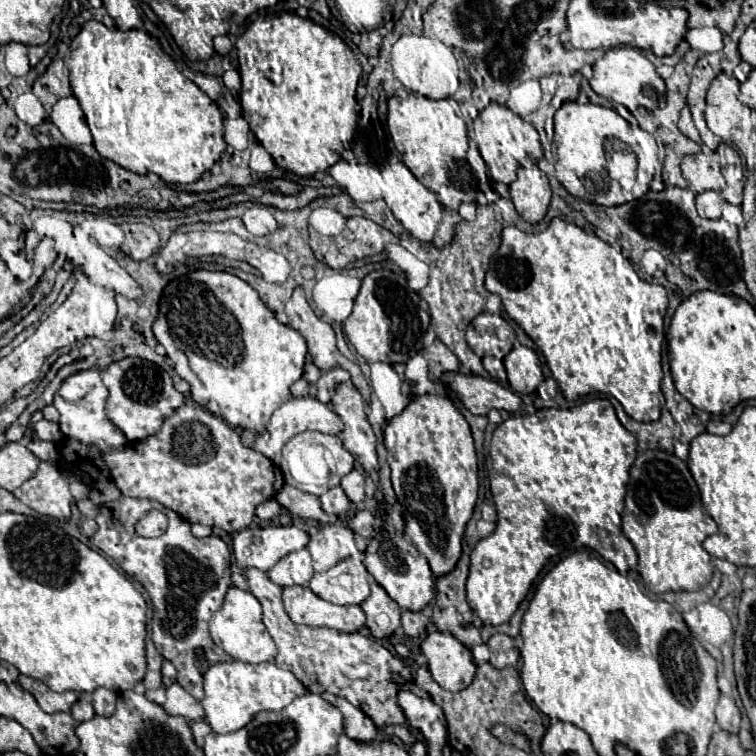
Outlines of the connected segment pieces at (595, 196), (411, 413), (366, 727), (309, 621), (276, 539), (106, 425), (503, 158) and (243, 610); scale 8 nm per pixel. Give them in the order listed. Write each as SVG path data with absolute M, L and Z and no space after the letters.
M566 102L562 108L554 114L554 136L552 152L556 158L556 178L560 184L572 194L582 198L590 204L600 206L620 206L632 200L642 198L652 182L654 170L656 170L656 144L654 148L644 148L648 144L636 142L632 126L612 108L604 108L598 104L578 104L578 102Z
M412 396L408 406L386 424L384 446L388 450L388 464L392 468L392 486L400 504L404 506L406 536L414 542L418 552L426 556L434 576L442 576L442 572L450 572L450 568L454 568L458 562L462 552L462 534L478 498L478 468L470 426L448 396Z
M338 698L336 708L344 714L344 732L348 738L364 742L364 744L382 740L378 728L372 724L372 720L360 708L354 708L346 698Z
M290 586L282 594L288 616L296 624L312 628L332 628L338 632L358 632L366 626L366 616L360 606L338 606L318 598L310 588Z
M250 526L234 534L232 550L240 568L268 572L280 558L306 548L310 536L290 526Z
M82 370L68 376L54 396L54 406L60 412L60 430L68 438L78 440L86 446L96 446L104 454L112 450L124 450L128 440L124 432L108 420L106 400L108 400L108 388L104 386L98 370Z
M492 102L484 108L474 120L474 142L488 166L488 174L494 182L512 184L516 180L516 170L520 166L532 168L542 158L542 146L538 140L538 132L532 124L524 122L518 114L510 112L508 106Z
M230 586L222 610L218 610L210 620L210 636L216 646L220 646L226 654L230 654L234 660L248 662L248 664L260 664L260 662L274 662L278 650L270 634L266 632L262 624L262 606L260 602L246 590L240 590L238 586Z

